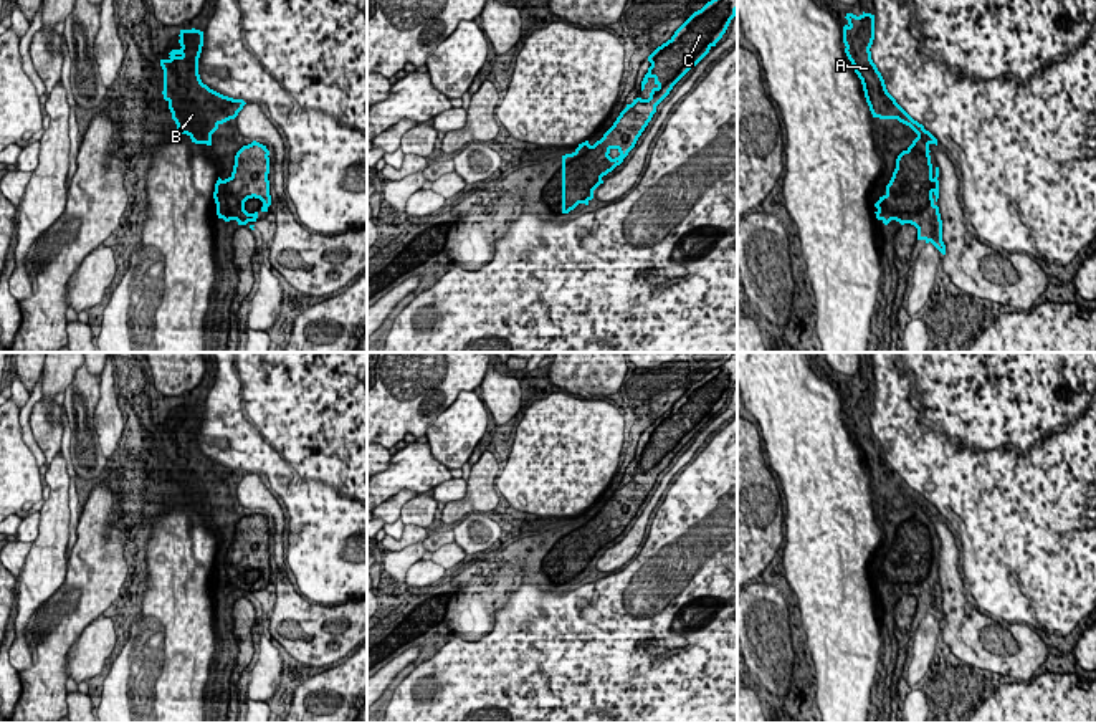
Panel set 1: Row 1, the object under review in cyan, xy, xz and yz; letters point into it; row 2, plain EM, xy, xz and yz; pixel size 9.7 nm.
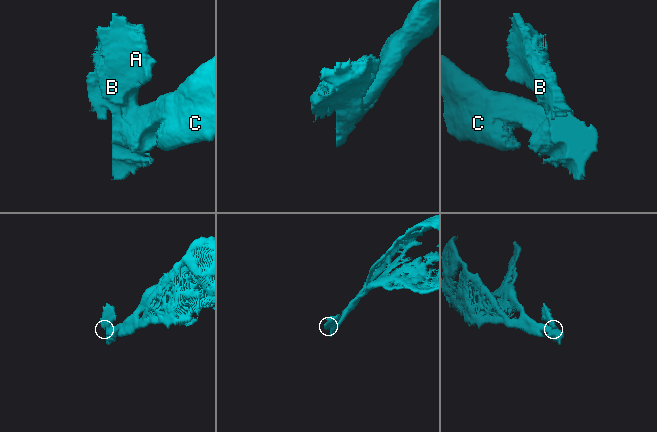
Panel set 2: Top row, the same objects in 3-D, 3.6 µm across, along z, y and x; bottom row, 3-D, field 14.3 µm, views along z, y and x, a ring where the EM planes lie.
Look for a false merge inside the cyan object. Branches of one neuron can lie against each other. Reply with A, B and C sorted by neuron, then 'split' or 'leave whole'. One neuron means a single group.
A B C | leave whole

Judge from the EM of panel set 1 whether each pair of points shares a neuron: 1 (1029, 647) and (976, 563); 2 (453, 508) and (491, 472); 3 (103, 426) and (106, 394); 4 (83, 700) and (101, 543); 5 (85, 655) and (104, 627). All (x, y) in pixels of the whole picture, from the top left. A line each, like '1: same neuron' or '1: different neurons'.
1: different neurons
2: same neuron
3: same neuron
4: different neurons
5: same neuron

